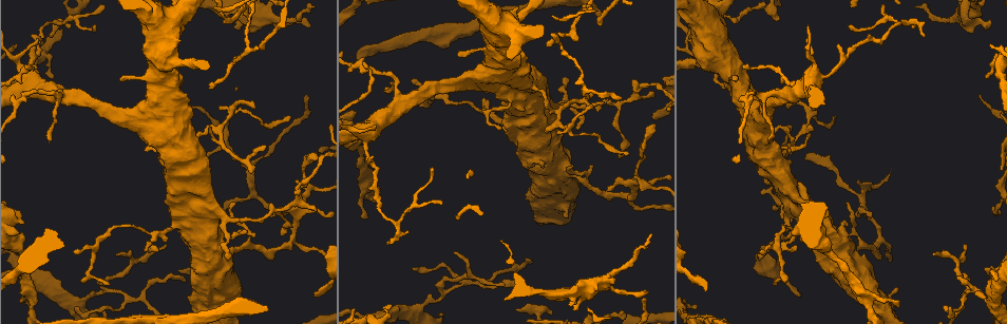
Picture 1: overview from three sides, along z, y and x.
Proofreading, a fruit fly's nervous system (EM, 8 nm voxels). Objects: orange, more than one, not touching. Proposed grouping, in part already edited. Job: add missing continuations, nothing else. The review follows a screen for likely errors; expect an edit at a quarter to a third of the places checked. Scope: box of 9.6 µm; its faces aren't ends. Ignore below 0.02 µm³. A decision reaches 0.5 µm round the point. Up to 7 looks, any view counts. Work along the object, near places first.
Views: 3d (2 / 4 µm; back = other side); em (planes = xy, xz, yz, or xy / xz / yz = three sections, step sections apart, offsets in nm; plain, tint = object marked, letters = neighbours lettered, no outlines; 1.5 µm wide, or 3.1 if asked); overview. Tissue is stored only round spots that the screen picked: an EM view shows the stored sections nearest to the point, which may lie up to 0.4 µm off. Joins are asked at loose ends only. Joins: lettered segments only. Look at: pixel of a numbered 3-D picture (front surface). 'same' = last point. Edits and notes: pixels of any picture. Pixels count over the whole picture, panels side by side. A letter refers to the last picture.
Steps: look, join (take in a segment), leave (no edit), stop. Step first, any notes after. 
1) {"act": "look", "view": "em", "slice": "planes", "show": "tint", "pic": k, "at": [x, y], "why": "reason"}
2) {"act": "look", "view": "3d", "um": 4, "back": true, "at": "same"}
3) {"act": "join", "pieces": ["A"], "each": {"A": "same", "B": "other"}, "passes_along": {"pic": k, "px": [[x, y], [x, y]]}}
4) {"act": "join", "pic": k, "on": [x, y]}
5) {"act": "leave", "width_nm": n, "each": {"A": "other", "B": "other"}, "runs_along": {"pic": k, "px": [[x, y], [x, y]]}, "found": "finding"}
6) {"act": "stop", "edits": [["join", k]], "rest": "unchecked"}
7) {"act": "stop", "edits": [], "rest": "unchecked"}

{"act": "look", "view": "3d", "um": 4, "pic": 1, "at": [653, 118], "why": "long arm stops here"}

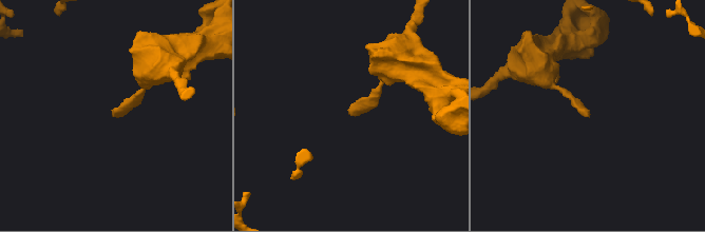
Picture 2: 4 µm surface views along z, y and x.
{"act": "look", "view": "em", "slice": "planes", "show": "letters", "pic": 2, "at": [351, 113], "why": "shape alone is not enough"}

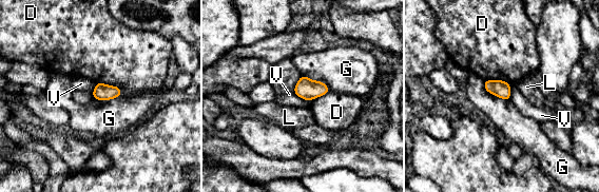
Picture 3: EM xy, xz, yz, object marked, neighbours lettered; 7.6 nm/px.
{"act": "leave", "width_nm": 130, "each": {"D": "other", "G": "other", "L": "other", "V": "other"}, "border": {"pic": 3, "px": [[293, 92], [309, 101]]}, "found": "none of them fits"}

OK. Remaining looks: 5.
{"act": "look", "view": "em", "slice": "planes", "show": "letters", "pic": 1, "at": [654, 92], "why": "an open end"}

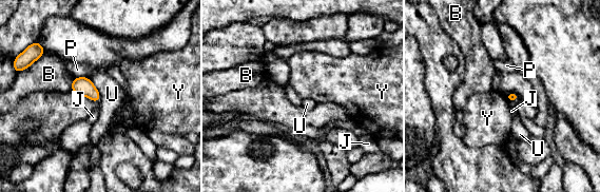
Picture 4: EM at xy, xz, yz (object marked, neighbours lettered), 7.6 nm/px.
{"act": "leave", "each": {"B": "other", "J": "other", "P": "other", "U": "other", "Y": "other"}, "found": "none of them fits"}

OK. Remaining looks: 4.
{"act": "look", "view": "3d", "um": 2, "pic": 1, "at": [440, 314], "why": "branch stops here"}

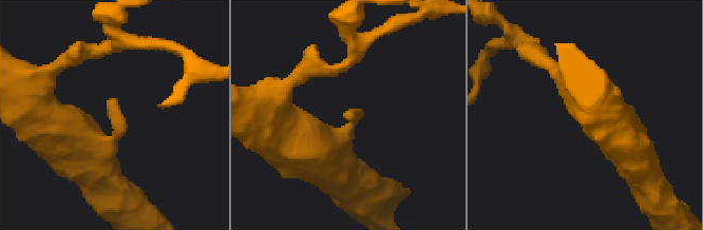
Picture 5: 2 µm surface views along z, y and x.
{"act": "look", "view": "em", "slice": "yz", "step": 8, "show": "letters", "pic": 5, "at": [350, 120]}

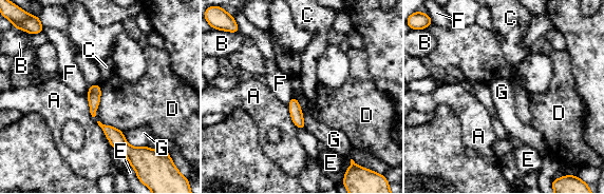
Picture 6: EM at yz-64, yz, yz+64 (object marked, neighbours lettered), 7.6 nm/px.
{"act": "leave", "width_nm": 90, "each": {"A": "other", "B": "other", "C": "other", "D": "other", "E": "other", "F": "other", "G": "other"}, "border": {"pic": 6, "px": [[99, 84], [100, 99], [94, 116]]}, "found": "none of them fits"}

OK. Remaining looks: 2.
{"act": "stop", "edits": [], "rest": "unchecked"}

